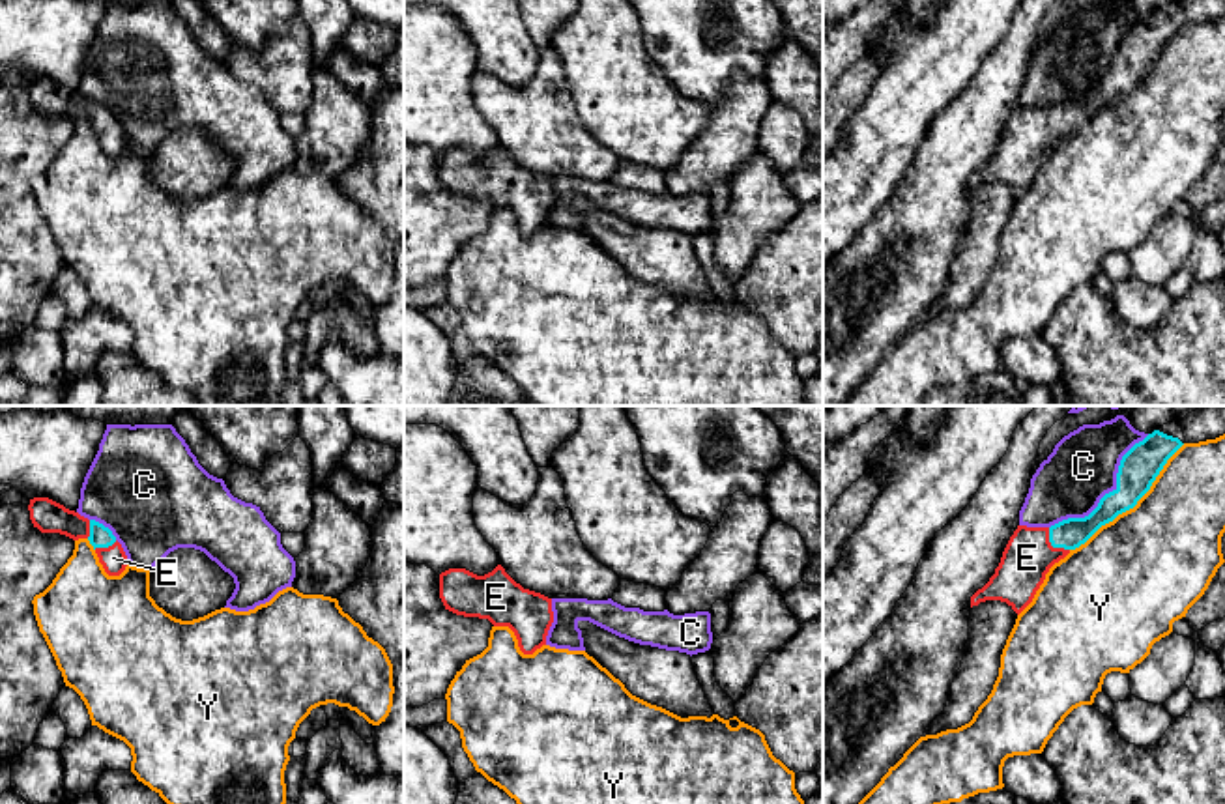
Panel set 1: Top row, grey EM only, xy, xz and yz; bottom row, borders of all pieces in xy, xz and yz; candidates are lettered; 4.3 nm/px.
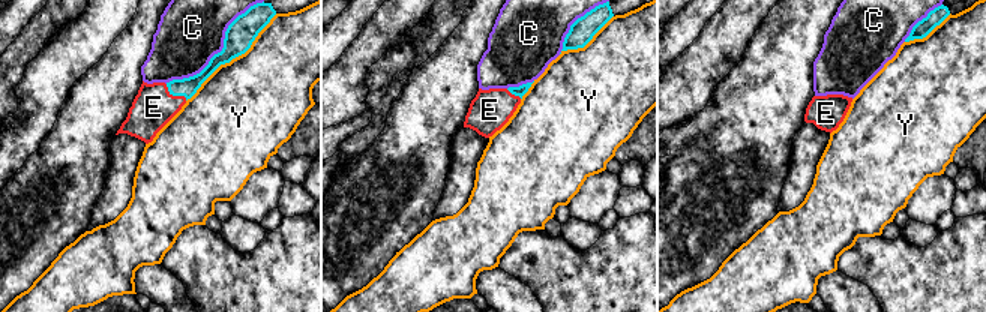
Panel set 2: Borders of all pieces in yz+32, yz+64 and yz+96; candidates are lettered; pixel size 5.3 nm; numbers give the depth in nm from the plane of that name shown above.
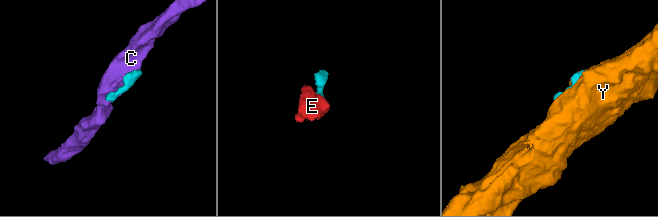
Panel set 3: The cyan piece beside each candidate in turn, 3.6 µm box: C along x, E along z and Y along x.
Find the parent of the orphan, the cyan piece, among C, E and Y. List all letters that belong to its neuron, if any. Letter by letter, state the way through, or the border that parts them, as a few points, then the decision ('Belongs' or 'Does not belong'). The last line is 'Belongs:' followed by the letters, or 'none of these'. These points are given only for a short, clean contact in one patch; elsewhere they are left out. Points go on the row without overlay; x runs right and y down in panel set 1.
C: Does not belong
E: Path across: yz (1070, 114), (1052, 126), (1037, 129), (1027, 139). Belongs
Y: Does not belong
Belongs: E

